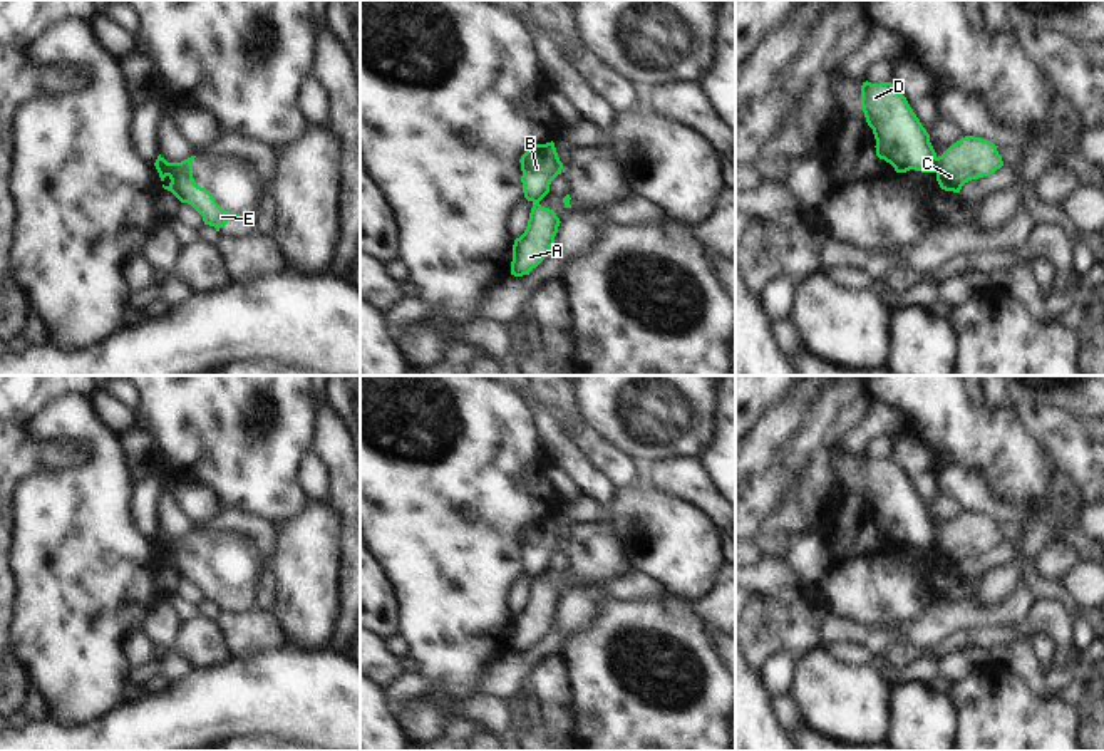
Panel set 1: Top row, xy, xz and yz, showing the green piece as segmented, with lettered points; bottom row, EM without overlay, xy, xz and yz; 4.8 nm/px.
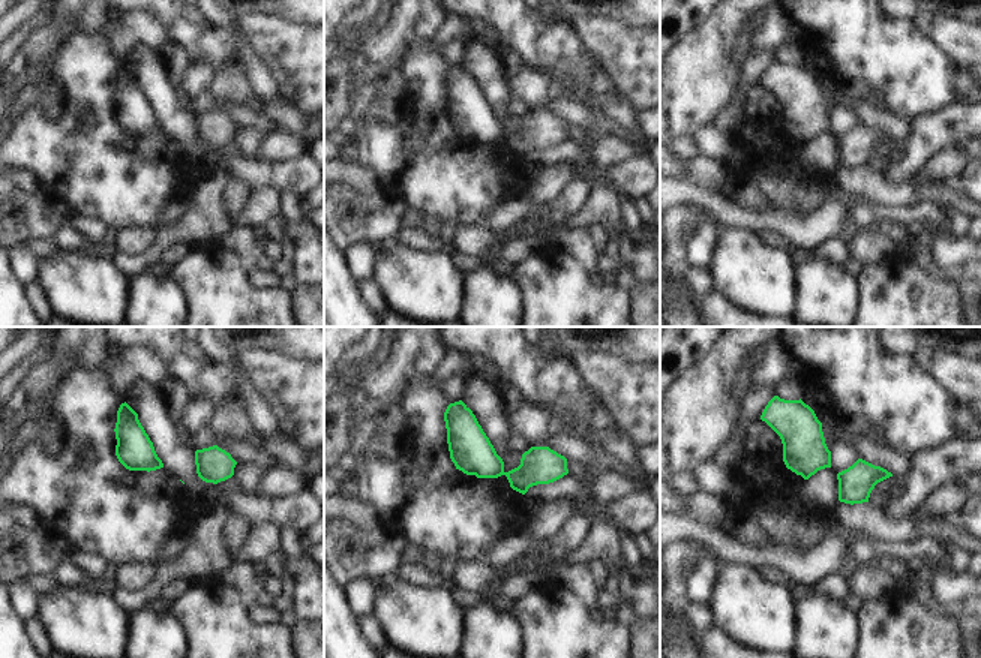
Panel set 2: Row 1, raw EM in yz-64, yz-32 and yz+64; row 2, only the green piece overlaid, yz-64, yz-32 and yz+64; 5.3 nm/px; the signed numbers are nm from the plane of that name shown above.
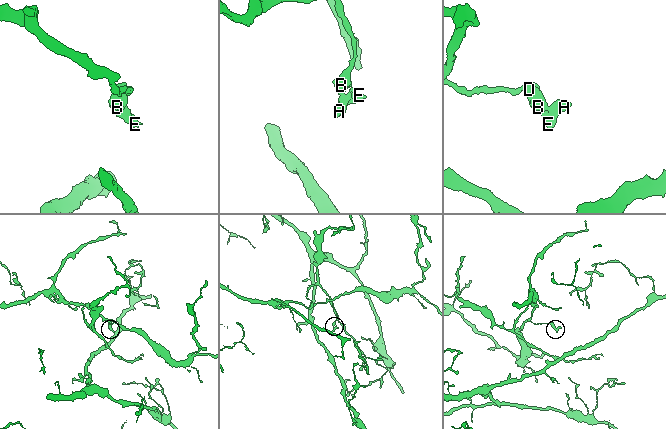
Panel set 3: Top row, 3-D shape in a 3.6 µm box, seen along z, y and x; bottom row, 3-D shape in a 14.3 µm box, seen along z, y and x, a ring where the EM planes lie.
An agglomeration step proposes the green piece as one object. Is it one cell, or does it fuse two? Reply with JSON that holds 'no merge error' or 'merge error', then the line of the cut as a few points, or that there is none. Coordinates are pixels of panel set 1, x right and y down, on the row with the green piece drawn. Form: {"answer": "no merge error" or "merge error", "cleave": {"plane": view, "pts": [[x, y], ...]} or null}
{"answer": "merge error", "cleave": {"plane": "yz", "pts": [[937, 158], [933, 171]]}}

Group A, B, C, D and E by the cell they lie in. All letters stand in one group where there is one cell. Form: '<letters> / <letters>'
A C E / B D

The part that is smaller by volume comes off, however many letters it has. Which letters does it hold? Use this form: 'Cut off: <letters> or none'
Cut off: A, C, E

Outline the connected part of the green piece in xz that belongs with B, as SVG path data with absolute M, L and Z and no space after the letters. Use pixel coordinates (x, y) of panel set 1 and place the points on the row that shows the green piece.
M555 142L533 144L519 159L523 193L528 201L541 201L549 193L551 181L561 174L563 163Z

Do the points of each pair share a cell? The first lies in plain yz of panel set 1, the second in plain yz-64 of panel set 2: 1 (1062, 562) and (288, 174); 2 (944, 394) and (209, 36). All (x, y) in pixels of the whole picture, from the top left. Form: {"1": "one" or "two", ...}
{"1": "two", "2": "one"}

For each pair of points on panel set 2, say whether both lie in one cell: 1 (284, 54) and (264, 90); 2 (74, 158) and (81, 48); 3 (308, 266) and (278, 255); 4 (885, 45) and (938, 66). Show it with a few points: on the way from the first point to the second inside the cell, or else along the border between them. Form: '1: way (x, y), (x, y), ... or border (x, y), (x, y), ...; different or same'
1: border (252, 47), (278, 84), (279, 93); different
2: way (69, 131), (69, 117), (81, 105), (81, 75); same
3: border (287, 243), (288, 255); different
4: way (899, 59), (906, 66), (924, 66); same

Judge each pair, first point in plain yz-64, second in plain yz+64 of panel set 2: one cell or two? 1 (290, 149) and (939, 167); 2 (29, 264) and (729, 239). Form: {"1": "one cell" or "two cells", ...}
{"1": "one cell", "2": "two cells"}

